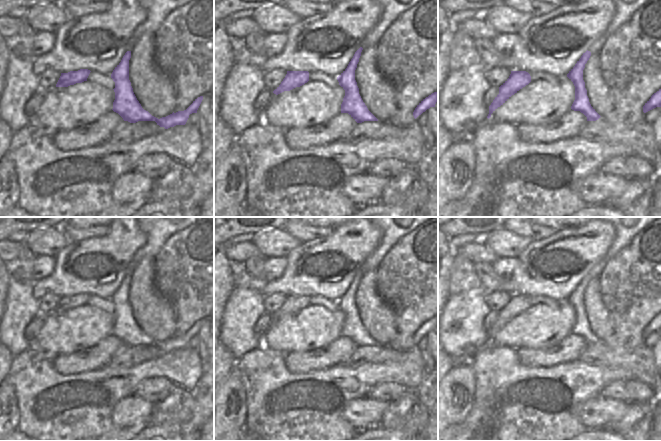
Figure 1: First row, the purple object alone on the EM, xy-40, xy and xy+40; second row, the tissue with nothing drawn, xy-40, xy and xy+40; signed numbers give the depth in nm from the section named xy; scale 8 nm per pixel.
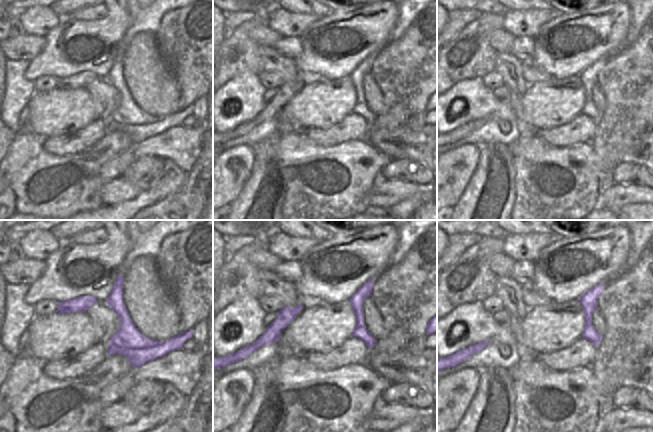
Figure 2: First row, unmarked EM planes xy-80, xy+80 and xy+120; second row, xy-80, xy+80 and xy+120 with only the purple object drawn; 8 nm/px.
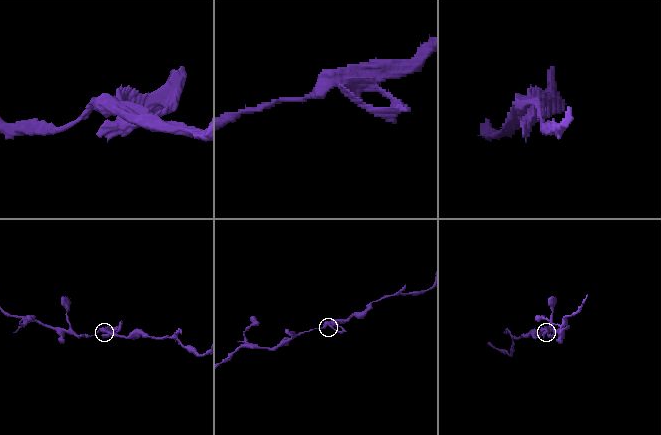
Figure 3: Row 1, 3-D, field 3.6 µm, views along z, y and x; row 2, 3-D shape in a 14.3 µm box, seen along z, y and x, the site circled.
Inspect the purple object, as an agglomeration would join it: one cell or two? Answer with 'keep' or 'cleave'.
cleave

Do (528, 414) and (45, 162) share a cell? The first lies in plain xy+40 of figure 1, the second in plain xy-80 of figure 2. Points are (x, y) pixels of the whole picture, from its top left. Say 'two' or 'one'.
one

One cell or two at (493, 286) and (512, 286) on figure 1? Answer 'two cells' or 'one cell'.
two cells

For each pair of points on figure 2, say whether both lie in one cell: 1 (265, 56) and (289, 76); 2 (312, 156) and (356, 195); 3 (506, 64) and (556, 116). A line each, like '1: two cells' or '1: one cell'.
1: one cell
2: one cell
3: two cells

